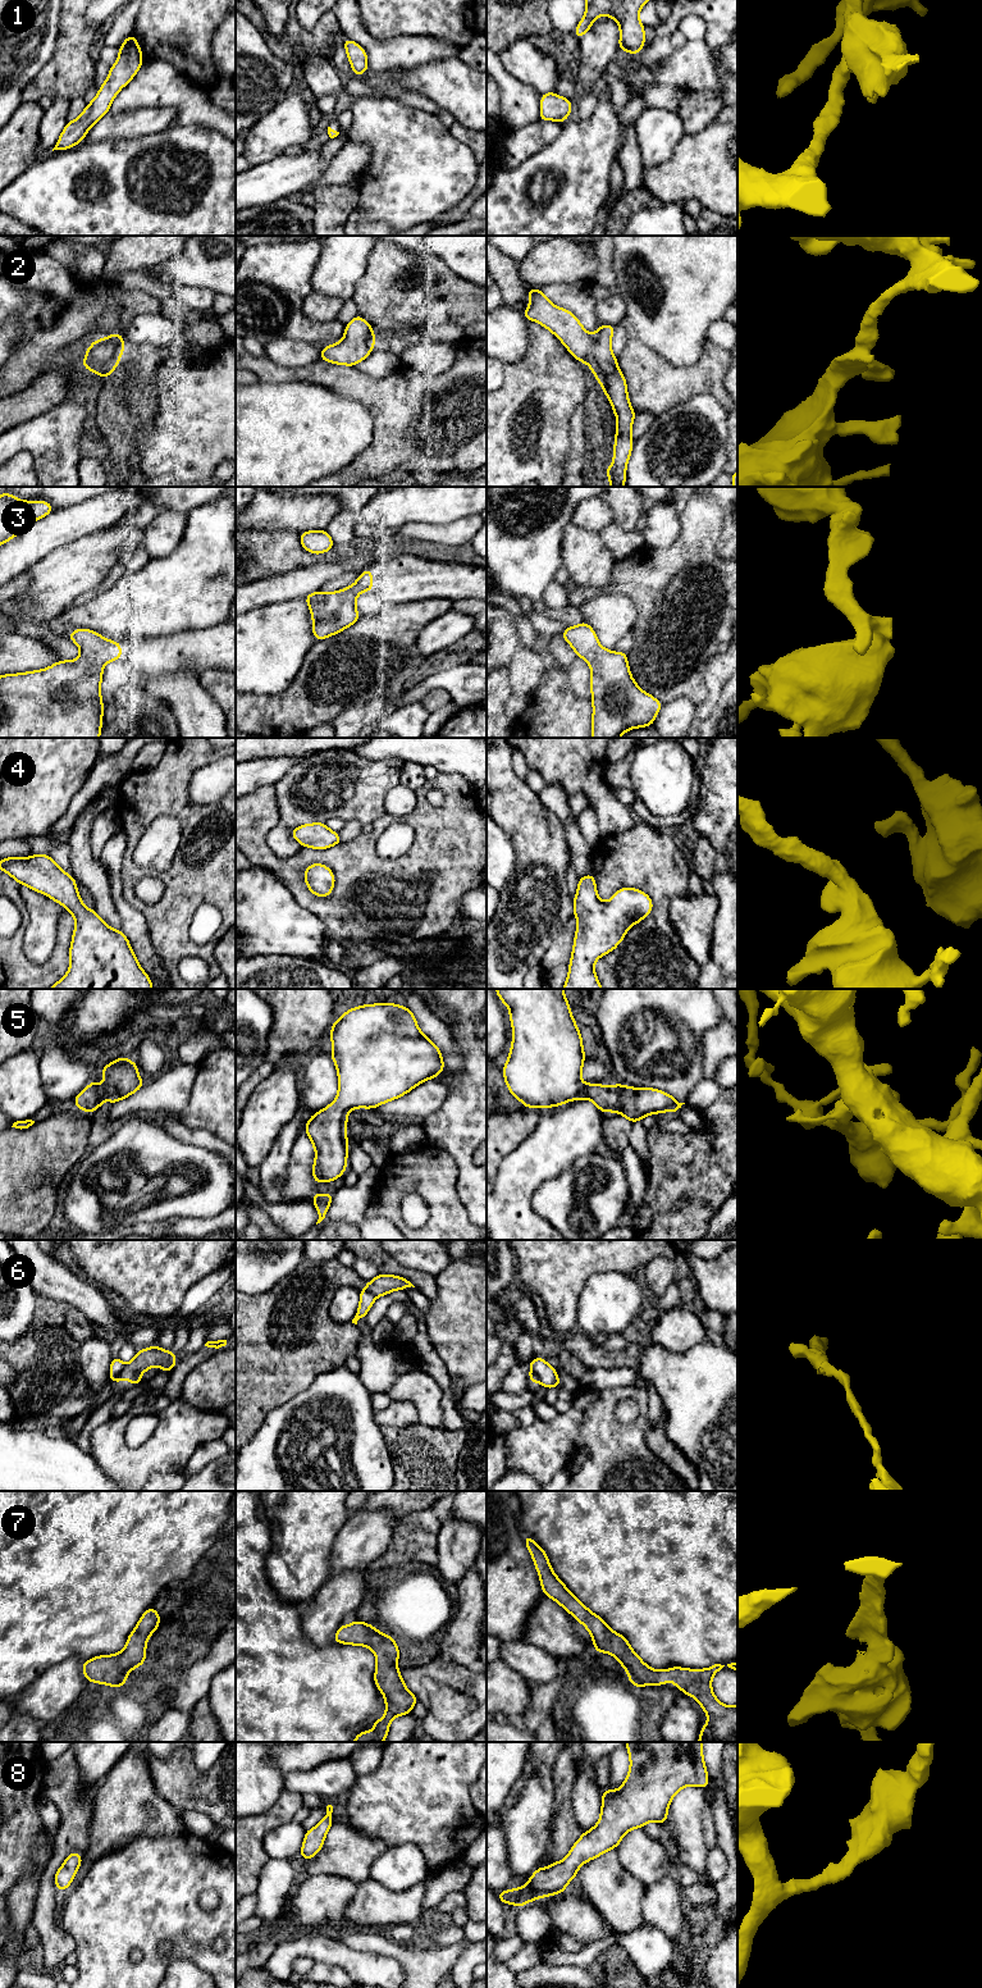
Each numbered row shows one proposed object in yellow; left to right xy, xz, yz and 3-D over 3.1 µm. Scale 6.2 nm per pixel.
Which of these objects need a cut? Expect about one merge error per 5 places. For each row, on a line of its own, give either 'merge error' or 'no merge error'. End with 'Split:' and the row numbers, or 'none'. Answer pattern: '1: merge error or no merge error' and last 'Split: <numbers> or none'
1: no merge error
2: no merge error
3: no merge error
4: no merge error
5: no merge error
6: merge error
7: no merge error
8: no merge error
Split: 6

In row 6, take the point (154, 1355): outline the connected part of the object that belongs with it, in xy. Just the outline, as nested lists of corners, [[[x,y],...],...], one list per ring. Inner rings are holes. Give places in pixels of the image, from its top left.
[[[157,1345],[137,1350],[134,1358],[125,1365],[115,1382],[128,1378],[132,1386],[137,1386],[141,1383],[141,1374],[155,1365],[160,1365],[161,1372],[170,1372],[177,1365],[175,1358],[175,1353],[164,1350]]]

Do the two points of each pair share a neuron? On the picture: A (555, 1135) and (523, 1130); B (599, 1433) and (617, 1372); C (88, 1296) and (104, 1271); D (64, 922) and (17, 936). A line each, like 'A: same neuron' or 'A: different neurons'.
A: different neurons
B: different neurons
C: different neurons
D: same neuron

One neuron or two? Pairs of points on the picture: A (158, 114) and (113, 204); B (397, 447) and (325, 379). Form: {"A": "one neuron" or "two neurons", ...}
{"A": "two neurons", "B": "one neuron"}

